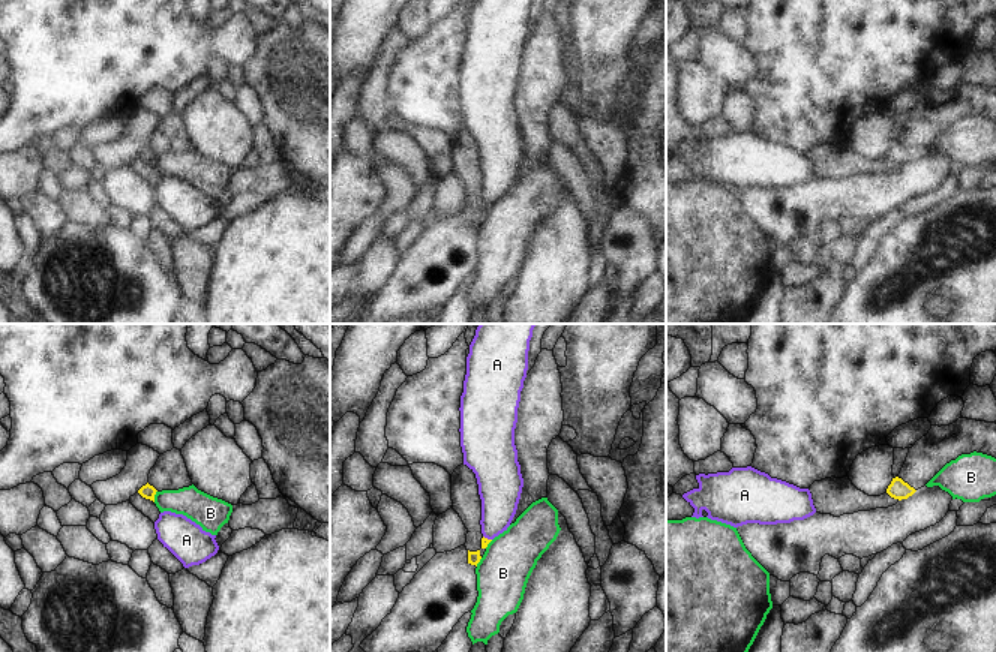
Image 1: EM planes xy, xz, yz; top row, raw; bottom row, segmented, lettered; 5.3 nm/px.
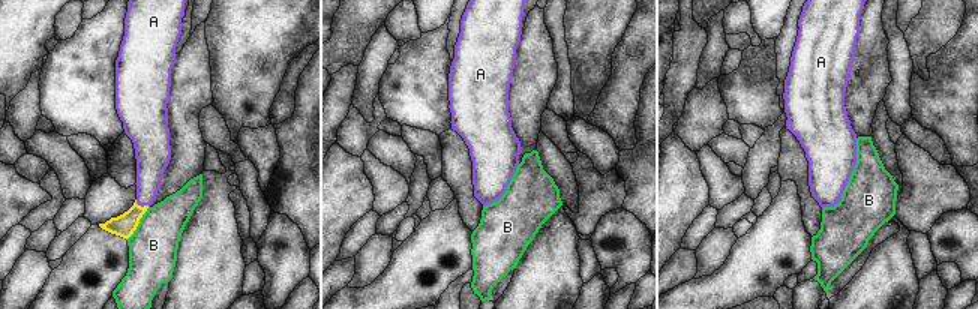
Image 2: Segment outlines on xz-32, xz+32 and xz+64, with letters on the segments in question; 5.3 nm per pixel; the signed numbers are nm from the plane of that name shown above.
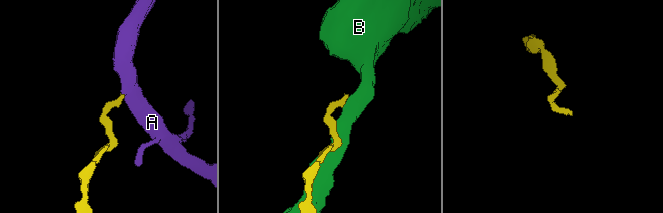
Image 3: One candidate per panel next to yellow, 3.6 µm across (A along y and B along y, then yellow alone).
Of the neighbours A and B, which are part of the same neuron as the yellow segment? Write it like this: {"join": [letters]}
{"join": ["A"]}

